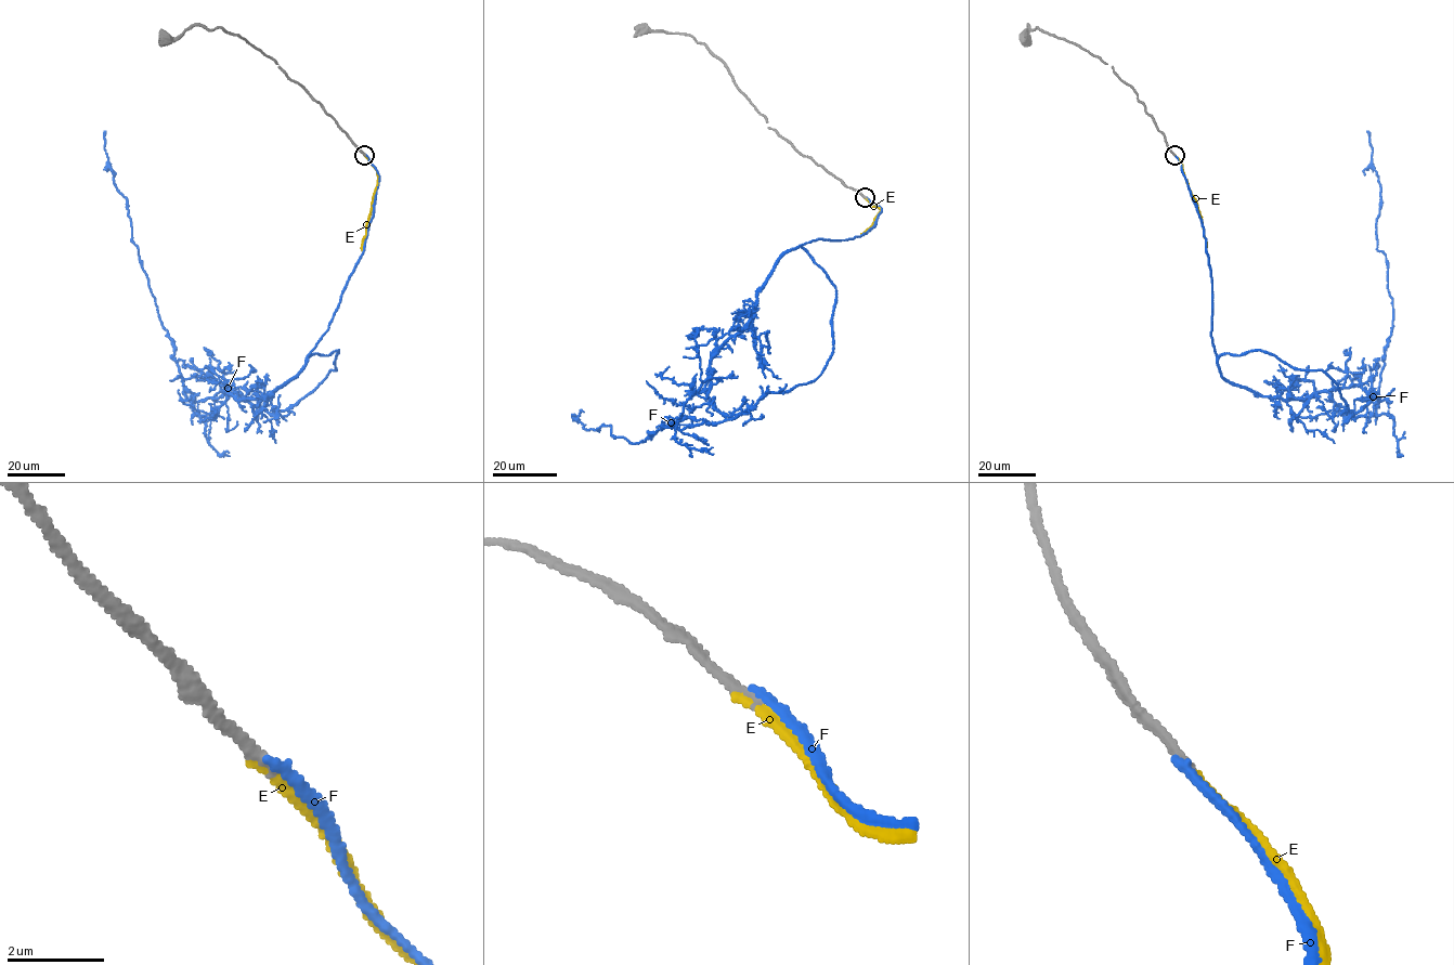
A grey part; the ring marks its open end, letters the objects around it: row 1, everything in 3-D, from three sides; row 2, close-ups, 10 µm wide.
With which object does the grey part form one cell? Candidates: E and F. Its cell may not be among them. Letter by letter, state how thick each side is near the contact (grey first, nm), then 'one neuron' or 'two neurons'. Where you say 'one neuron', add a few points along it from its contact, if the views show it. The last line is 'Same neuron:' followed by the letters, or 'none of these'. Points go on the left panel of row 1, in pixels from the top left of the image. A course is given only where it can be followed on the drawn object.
E: 240/160 nm | one neuron | via (364, 154), (376, 170), (378, 181), (362, 250)
F: 220/190 nm | two neurons
Same neuron: E

